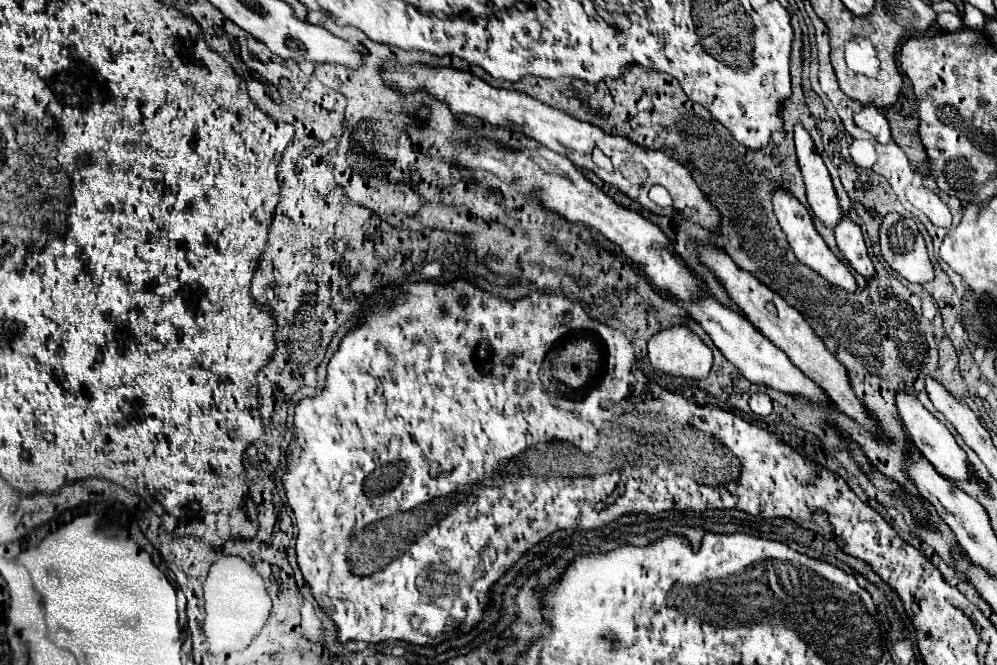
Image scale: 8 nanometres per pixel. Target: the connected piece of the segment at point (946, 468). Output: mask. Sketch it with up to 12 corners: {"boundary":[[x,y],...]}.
{"boundary":[[897,393],[903,425],[951,481],[969,481],[967,455],[913,395]]}

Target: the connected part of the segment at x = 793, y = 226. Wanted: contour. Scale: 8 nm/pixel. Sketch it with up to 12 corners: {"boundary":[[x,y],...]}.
{"boundary":[[785,189],[775,217],[801,263],[855,291],[853,273],[827,247],[805,205]]}

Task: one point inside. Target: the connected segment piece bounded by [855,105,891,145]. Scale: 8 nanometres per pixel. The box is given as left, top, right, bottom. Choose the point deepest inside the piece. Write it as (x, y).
(870, 119)

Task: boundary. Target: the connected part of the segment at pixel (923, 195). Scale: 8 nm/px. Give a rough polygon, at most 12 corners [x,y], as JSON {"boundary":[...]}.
{"boundary":[[909,187],[907,199],[935,227],[951,227],[951,213],[937,193]]}

